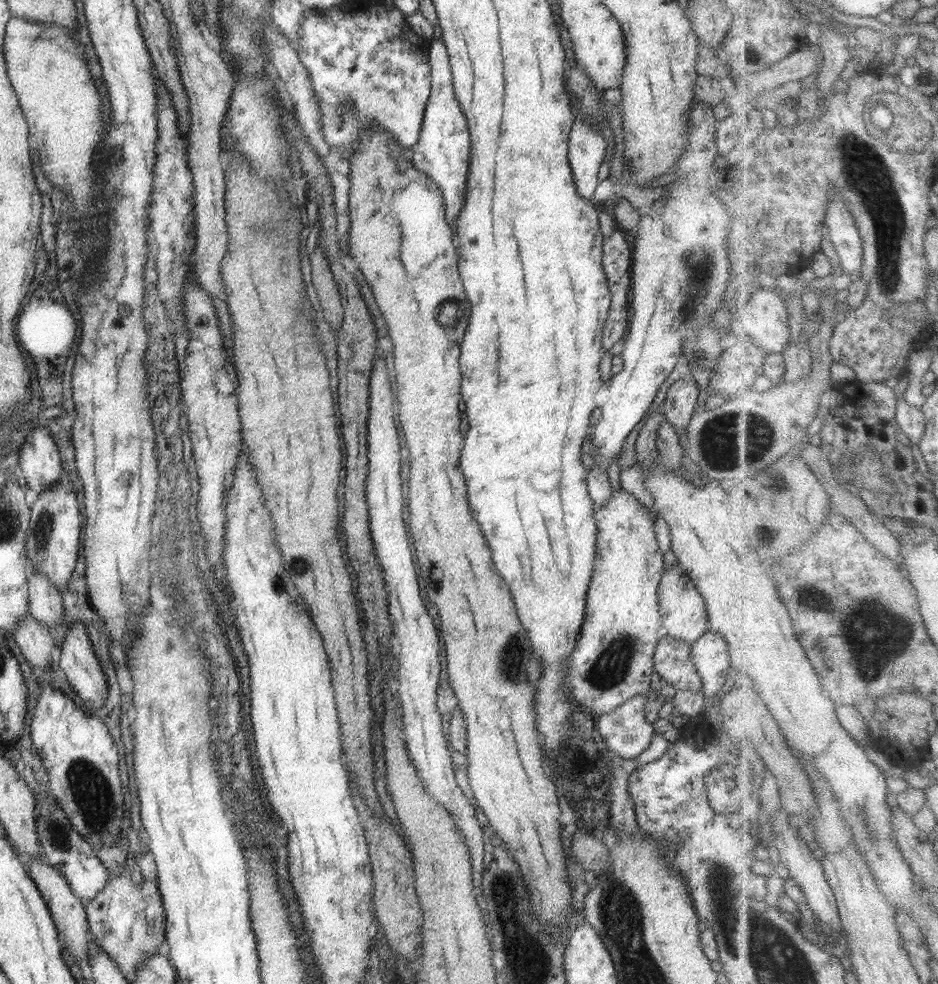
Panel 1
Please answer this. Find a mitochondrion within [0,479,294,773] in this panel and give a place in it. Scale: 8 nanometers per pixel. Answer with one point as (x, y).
(40, 535)

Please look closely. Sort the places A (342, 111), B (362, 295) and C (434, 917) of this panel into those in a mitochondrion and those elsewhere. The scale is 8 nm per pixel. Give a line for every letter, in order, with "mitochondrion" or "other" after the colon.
A: mitochondrion
B: other
C: other

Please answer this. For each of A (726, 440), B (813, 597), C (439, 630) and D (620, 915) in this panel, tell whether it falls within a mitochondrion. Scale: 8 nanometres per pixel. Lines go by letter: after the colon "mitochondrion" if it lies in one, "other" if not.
A: mitochondrion
B: mitochondrion
C: other
D: mitochondrion

